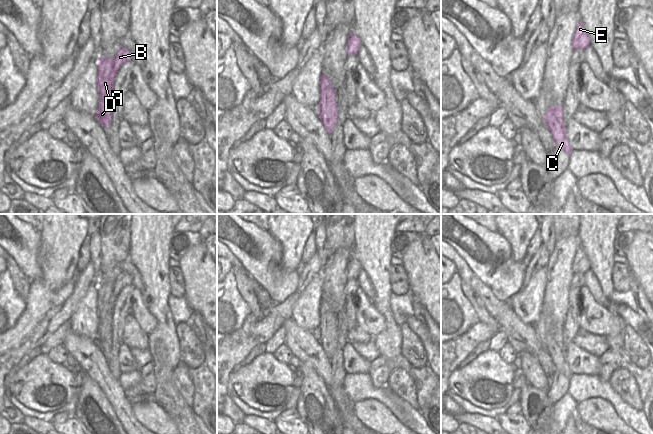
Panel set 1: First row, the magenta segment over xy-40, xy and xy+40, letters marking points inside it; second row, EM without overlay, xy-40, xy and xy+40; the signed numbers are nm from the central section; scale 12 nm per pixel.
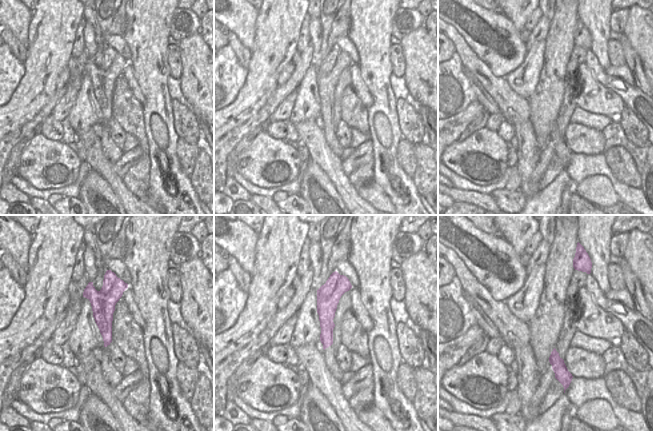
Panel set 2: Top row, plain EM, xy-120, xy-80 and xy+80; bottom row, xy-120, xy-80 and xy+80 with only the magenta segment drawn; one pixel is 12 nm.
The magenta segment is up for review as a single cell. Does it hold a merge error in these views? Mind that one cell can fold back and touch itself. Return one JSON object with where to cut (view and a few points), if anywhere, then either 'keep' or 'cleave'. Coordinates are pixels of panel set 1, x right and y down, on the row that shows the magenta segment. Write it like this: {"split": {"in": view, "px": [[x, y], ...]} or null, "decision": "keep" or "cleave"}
{"split": {"in": "xy", "px": [[347, 43], [347, 46], [355, 54]]}, "decision": "cleave"}

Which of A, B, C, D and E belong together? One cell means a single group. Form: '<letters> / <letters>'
A B C D / E

